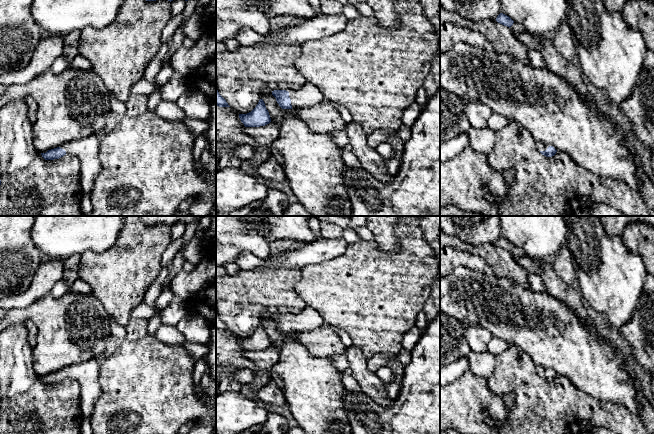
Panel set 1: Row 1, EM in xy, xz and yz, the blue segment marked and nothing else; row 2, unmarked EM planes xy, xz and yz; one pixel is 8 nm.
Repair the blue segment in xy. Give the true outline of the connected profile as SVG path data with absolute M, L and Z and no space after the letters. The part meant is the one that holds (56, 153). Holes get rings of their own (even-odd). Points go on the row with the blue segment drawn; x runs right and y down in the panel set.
M99 134L67 142L60 147L41 153L45 160L54 160L66 154L75 155L81 162L80 186L83 195L89 195L96 176L101 169L101 162L98 157L101 138Z

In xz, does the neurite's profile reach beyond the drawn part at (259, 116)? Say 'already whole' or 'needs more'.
already whole

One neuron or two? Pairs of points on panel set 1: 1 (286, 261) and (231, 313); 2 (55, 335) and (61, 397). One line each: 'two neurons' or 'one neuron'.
1: two neurons
2: two neurons

